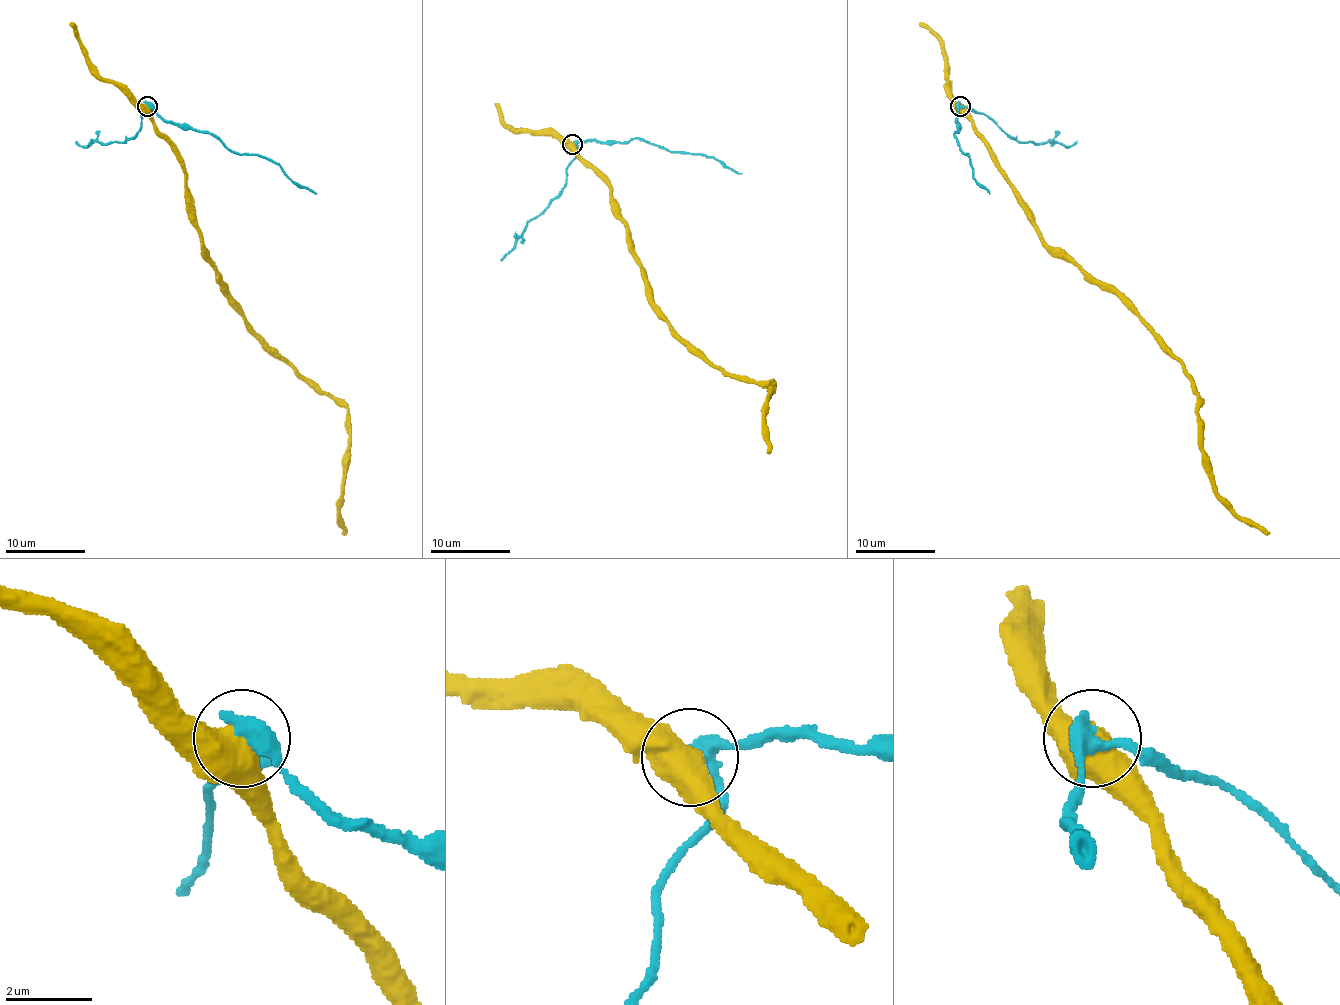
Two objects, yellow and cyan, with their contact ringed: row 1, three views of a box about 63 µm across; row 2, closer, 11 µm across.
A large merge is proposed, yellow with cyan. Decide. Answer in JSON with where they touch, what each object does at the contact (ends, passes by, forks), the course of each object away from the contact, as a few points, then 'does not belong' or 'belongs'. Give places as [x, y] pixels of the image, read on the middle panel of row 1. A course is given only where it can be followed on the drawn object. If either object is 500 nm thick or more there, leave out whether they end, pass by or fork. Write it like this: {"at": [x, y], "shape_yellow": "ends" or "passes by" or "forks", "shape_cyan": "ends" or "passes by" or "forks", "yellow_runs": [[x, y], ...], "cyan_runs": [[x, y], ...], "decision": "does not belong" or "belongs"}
{"at": [572, 144], "yellow_runs": [[573, 145], [607, 183], [655, 309], [715, 365], [773, 383], [765, 425], [769, 453]], "cyan_runs": [[573, 145], [643, 139], [665, 149], [713, 157], [741, 173]], "decision": "does not belong"}

